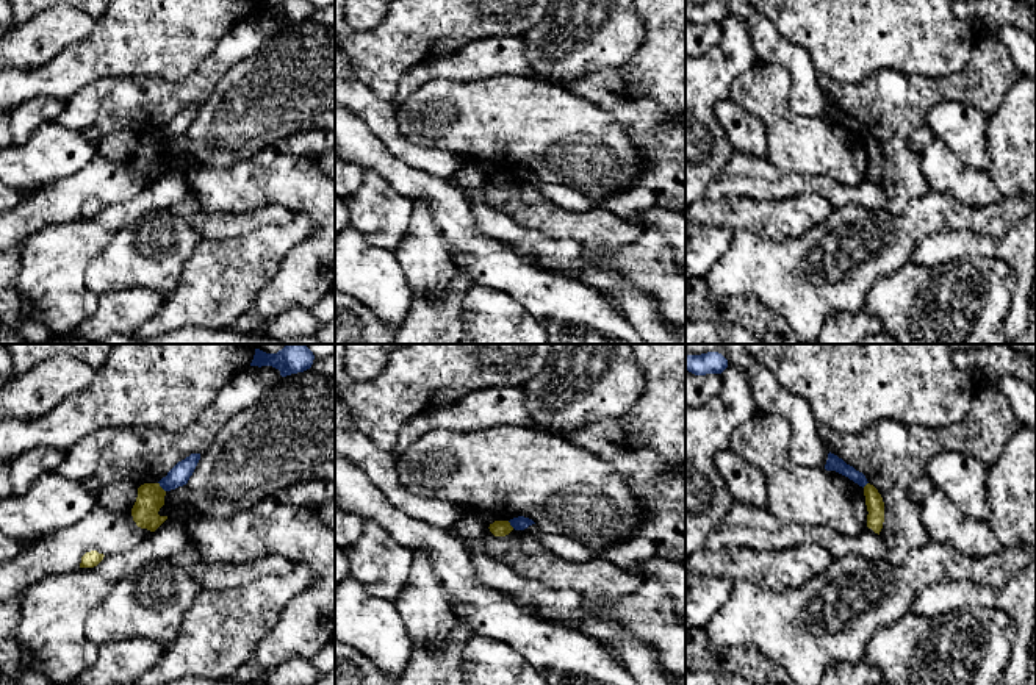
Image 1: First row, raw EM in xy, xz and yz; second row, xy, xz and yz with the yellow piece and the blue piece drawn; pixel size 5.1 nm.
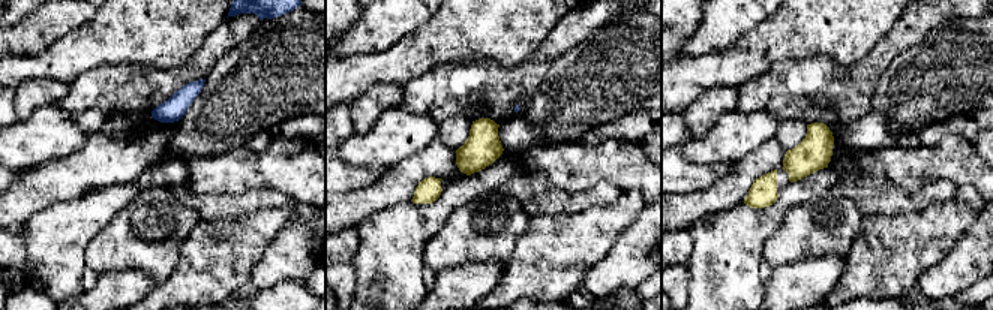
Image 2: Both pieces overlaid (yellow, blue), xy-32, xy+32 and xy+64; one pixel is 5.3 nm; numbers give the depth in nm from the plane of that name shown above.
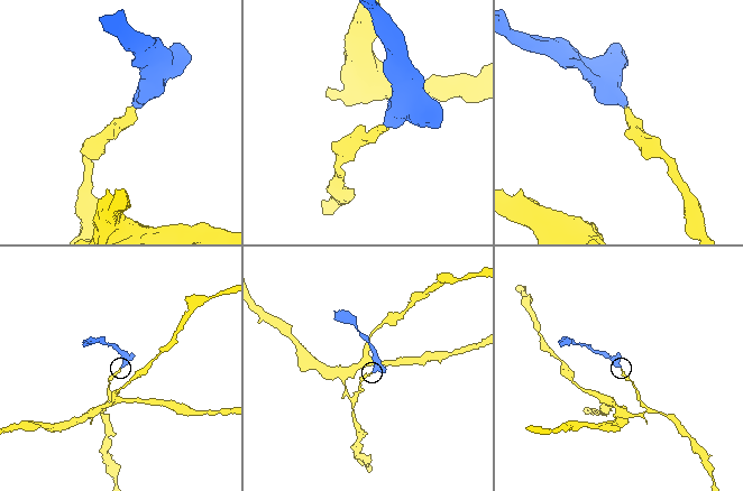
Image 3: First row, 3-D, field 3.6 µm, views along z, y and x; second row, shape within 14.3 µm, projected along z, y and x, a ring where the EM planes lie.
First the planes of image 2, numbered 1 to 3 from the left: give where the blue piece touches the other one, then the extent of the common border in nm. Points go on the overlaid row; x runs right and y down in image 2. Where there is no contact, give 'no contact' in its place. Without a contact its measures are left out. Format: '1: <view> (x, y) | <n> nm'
1: no contact
2: no contact
3: no contact

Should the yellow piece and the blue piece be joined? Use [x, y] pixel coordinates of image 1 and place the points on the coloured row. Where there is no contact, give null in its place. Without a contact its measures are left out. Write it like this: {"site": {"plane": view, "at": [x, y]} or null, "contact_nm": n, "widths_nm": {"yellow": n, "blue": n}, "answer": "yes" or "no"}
{"site": {"plane": "xy", "at": [160, 487]}, "contact_nm": 70, "widths_nm": {"yellow": 140, "blue": 110}, "answer": "no"}

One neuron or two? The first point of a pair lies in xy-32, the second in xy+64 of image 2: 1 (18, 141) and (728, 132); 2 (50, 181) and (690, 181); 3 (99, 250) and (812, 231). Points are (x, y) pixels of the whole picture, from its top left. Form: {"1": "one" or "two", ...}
{"1": "one", "2": "two", "3": "one"}

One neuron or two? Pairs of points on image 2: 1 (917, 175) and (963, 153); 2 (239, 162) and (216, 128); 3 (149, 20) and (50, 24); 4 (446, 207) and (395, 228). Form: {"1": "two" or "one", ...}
{"1": "one", "2": "two", "3": "two", "4": "one"}

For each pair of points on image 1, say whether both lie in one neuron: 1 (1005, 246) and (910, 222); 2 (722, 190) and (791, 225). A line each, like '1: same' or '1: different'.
1: different
2: different

